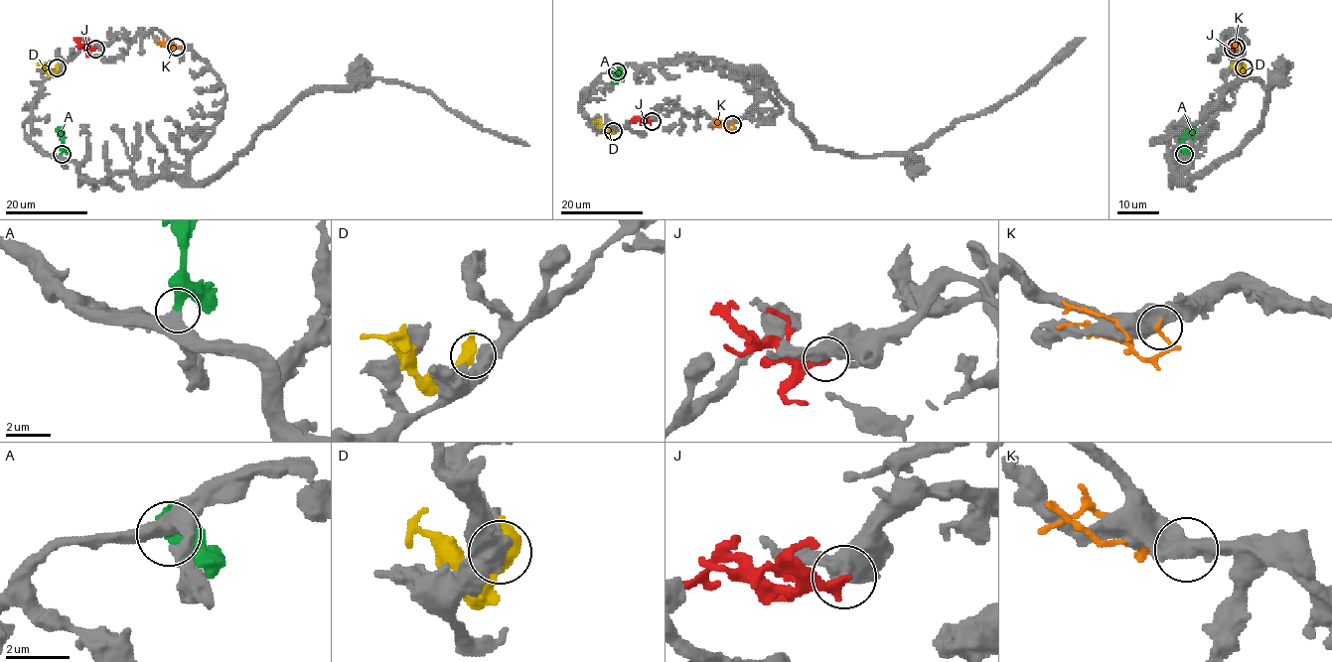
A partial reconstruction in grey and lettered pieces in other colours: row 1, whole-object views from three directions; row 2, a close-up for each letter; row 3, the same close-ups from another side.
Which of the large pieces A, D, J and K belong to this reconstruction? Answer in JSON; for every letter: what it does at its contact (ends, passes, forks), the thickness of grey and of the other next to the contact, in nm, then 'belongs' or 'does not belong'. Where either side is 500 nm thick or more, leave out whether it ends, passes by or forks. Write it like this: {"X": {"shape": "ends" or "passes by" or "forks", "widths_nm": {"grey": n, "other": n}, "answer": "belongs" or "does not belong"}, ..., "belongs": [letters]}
{"A": {"shape": "ends", "widths_nm": {"grey": 360, "other": 320}, "answer": "belongs"}, "D": {"widths_nm": {"grey": 500, "other": 600}, "answer": "does not belong"}, "J": {"shape": "ends", "widths_nm": {"grey": 480, "other": 340}, "answer": "does not belong"}, "K": {"widths_nm": {"grey": 550, "other": 160}, "answer": "does not belong"}, "belongs": ["A"]}

